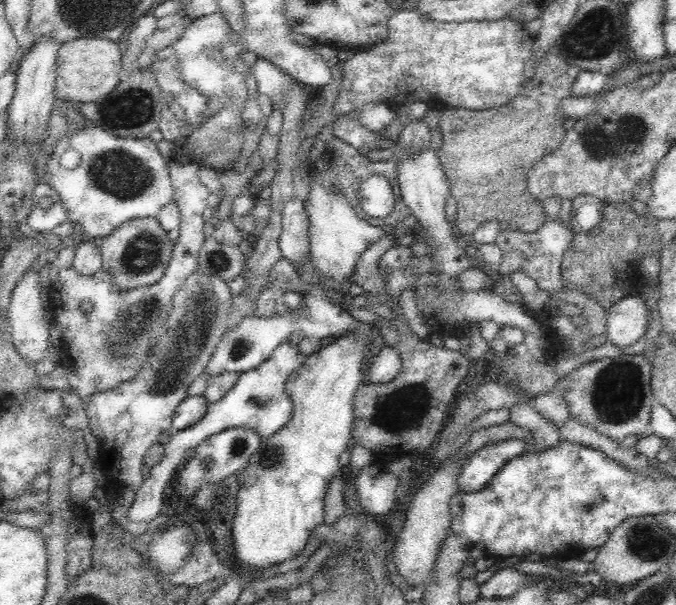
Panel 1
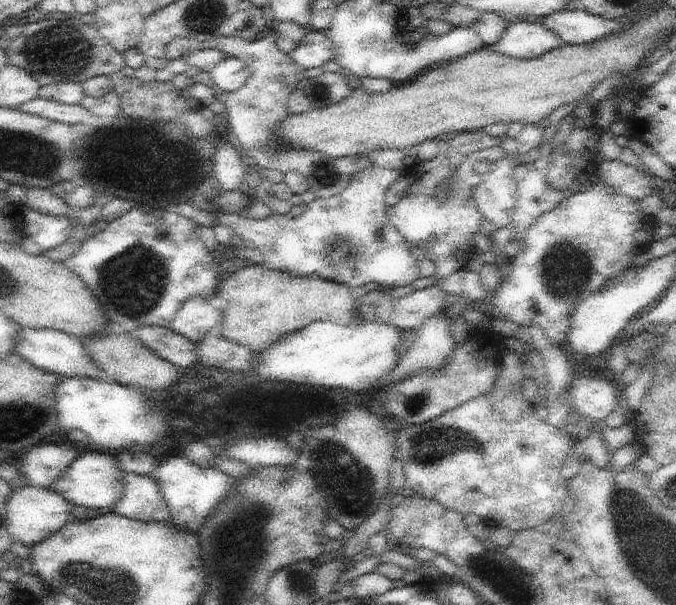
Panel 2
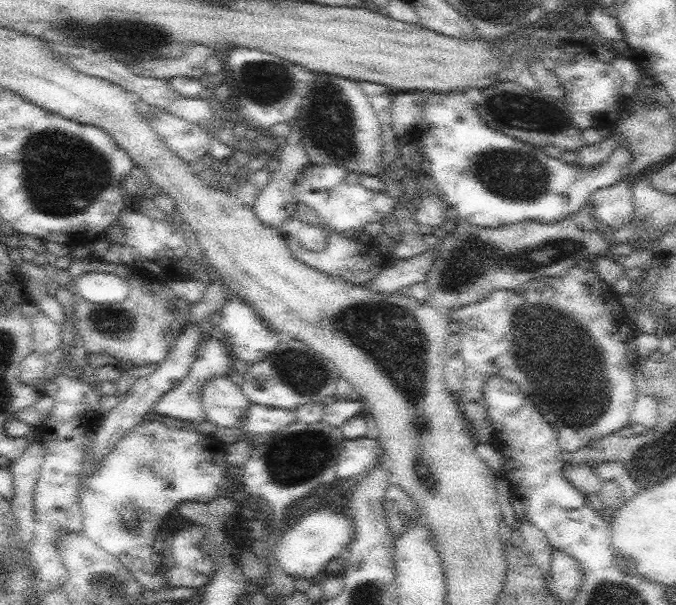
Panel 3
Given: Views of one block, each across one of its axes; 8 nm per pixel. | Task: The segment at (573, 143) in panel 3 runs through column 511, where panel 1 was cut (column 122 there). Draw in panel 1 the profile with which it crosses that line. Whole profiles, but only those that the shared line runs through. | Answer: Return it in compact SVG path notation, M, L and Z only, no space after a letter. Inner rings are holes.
M151 68L146 70L132 70L130 74L121 77L118 86L107 97L100 100L100 120L98 124L106 126L120 136L132 137L135 139L148 138L159 123L165 117L162 113L160 97L164 94L157 83L154 71Z

